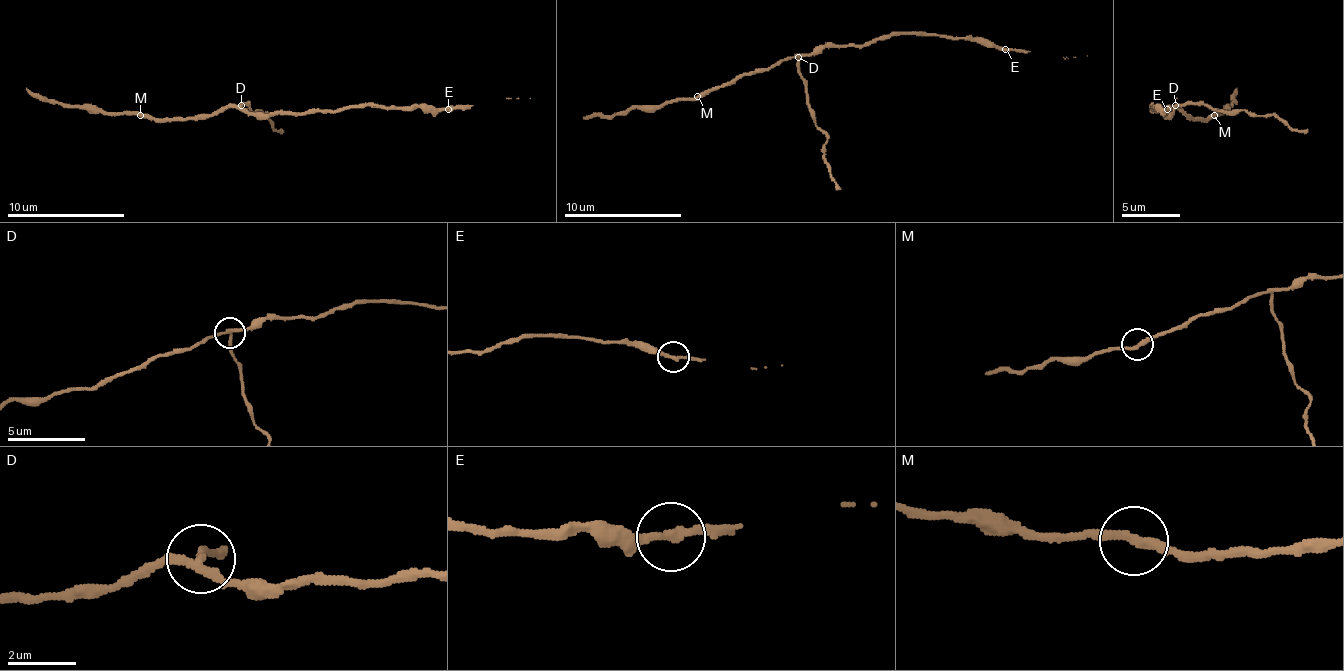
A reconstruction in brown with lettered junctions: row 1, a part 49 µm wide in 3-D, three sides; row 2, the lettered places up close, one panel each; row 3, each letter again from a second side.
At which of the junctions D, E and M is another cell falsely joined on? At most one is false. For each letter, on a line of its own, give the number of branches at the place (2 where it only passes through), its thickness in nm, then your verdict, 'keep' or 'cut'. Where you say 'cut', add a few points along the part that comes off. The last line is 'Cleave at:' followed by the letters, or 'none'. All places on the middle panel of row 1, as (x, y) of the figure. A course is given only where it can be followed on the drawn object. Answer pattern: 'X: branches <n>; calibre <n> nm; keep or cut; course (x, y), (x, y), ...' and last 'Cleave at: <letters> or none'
D: branches 3; calibre 220 nm; cut; course (797, 58), (814, 125), (826, 137), (823, 160), (841, 190)
E: branches 2; calibre 240 nm; keep
M: branches 2; calibre 260 nm; keep
Cleave at: D

